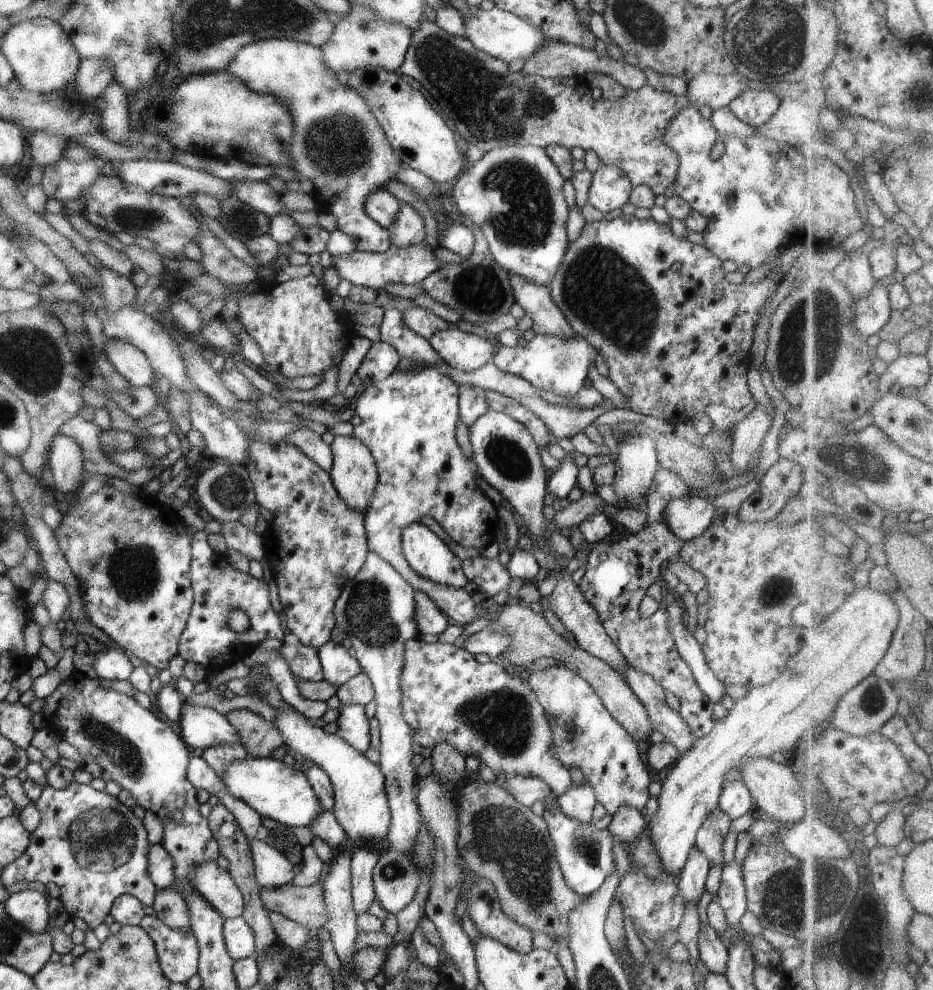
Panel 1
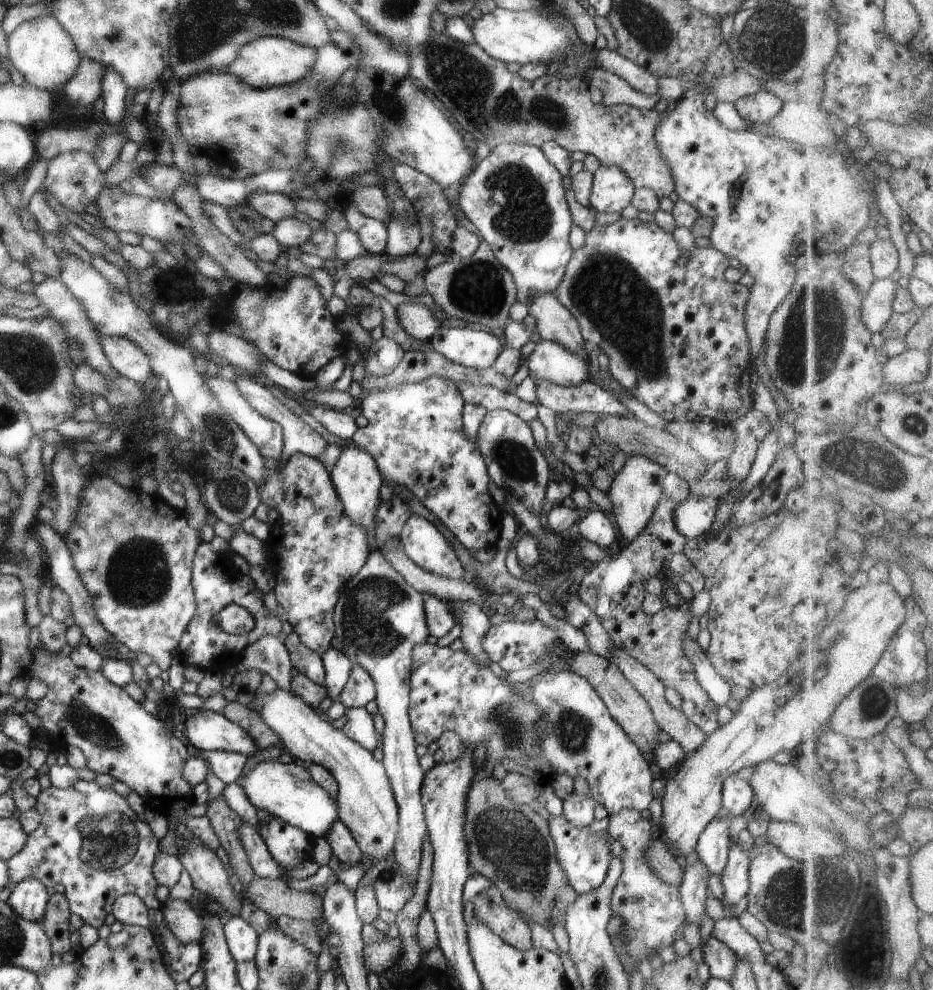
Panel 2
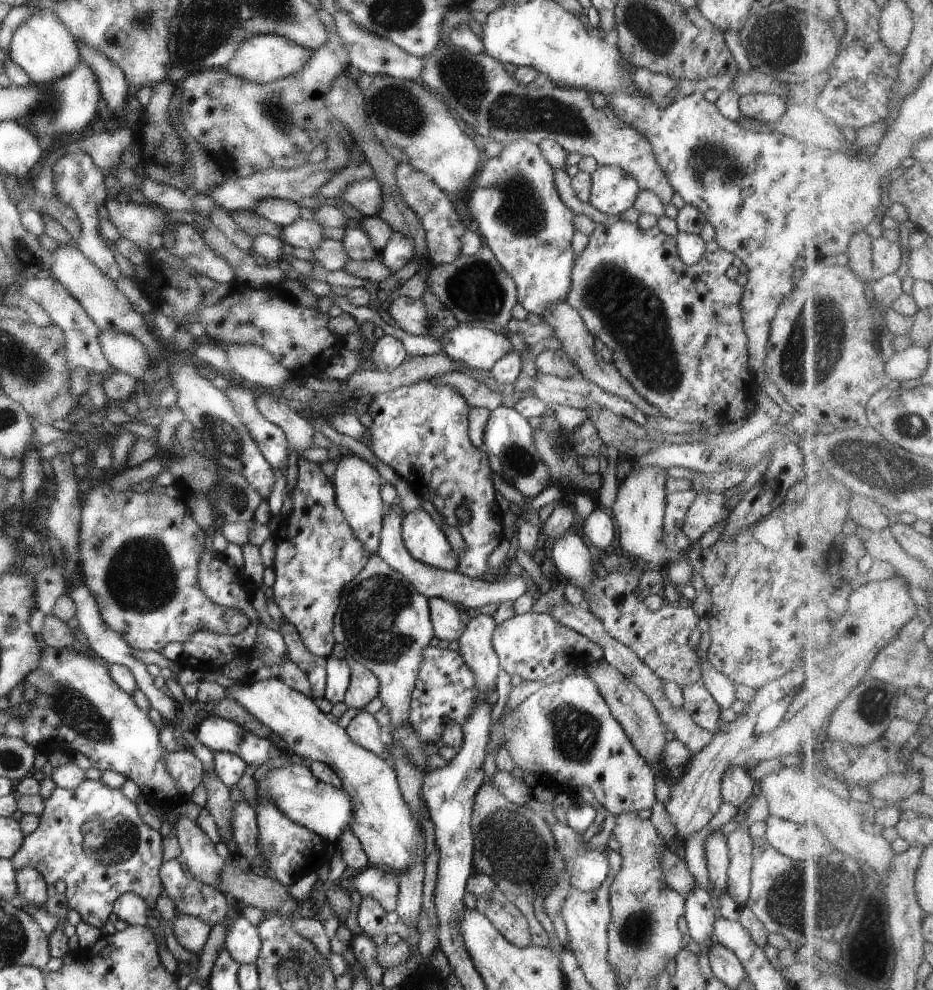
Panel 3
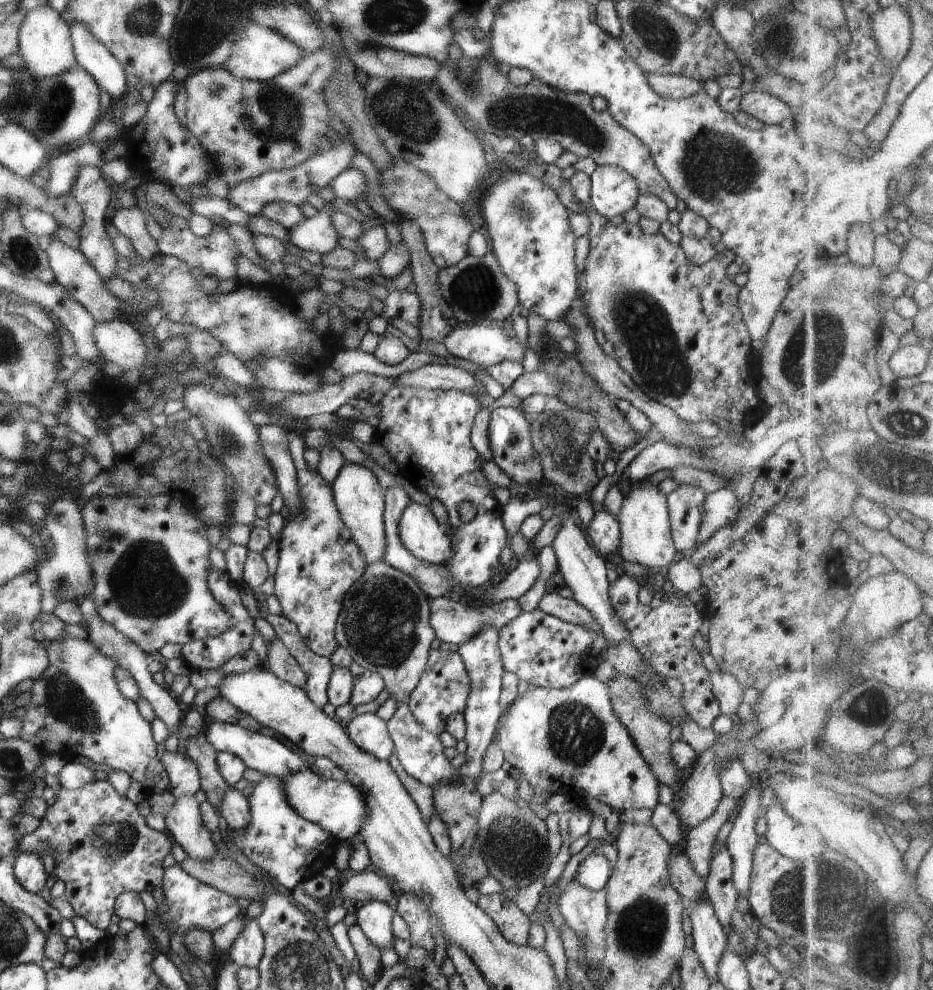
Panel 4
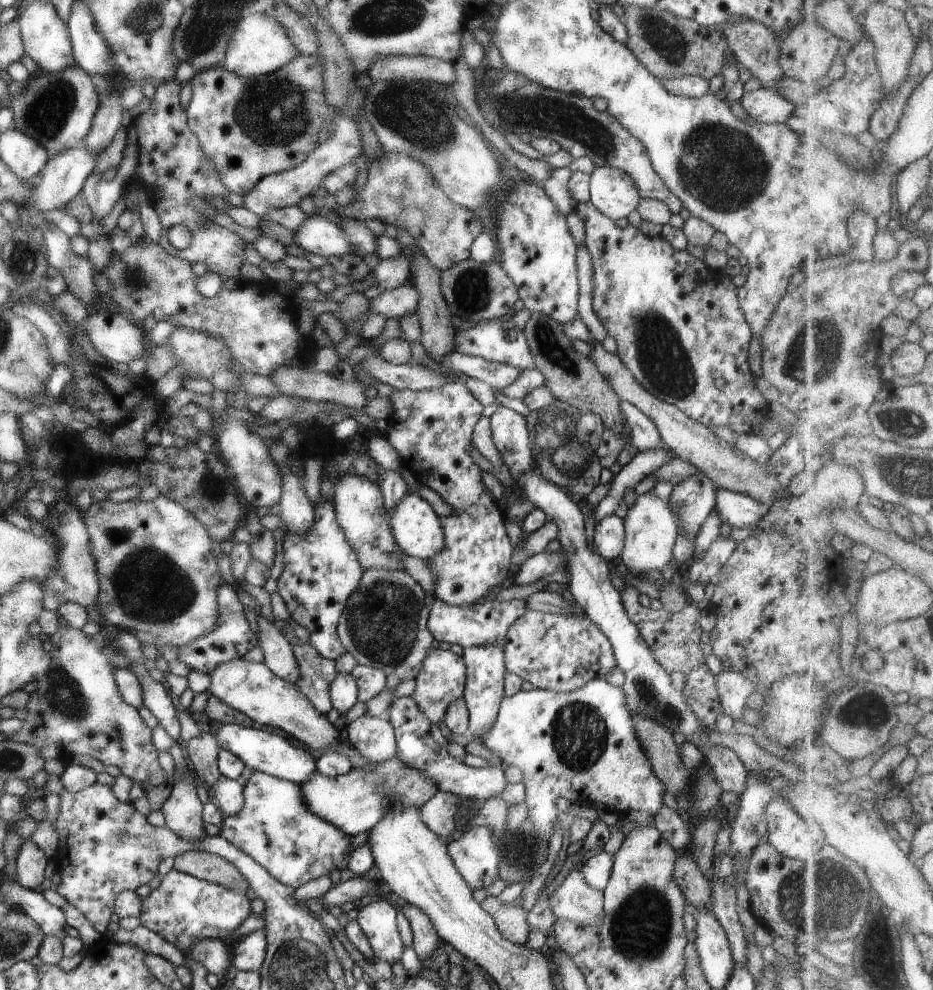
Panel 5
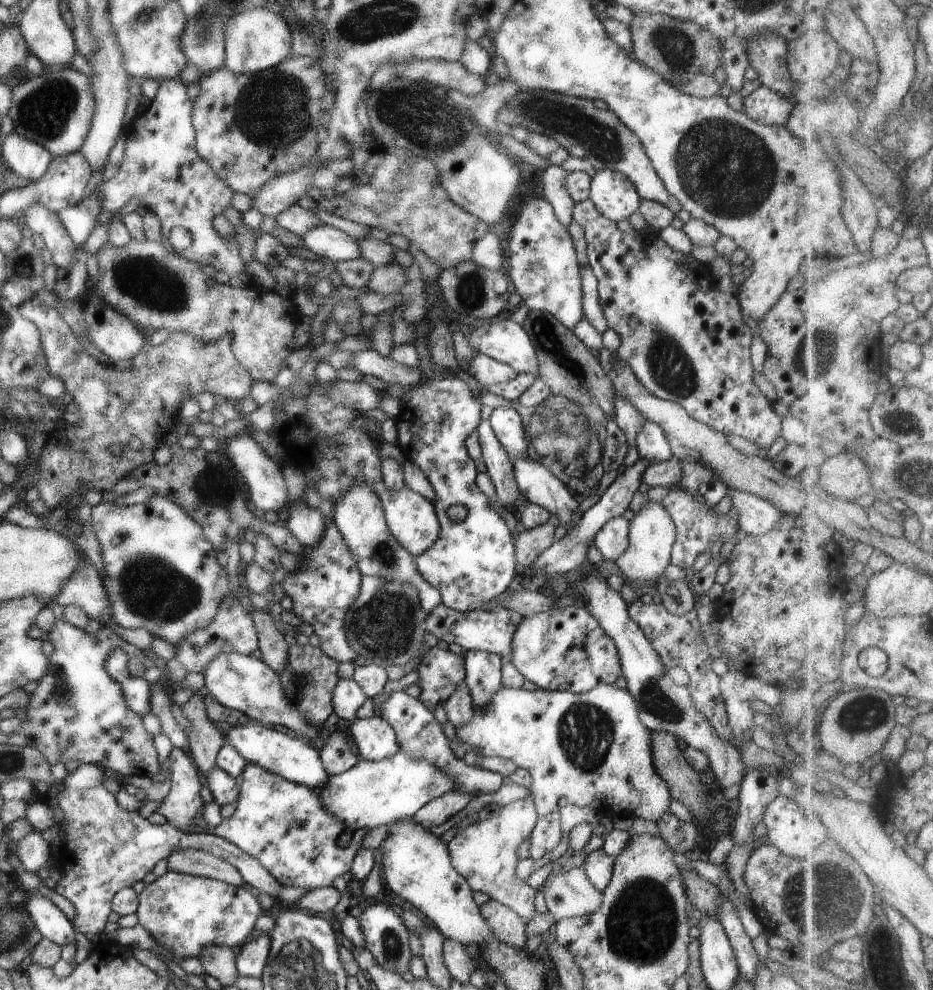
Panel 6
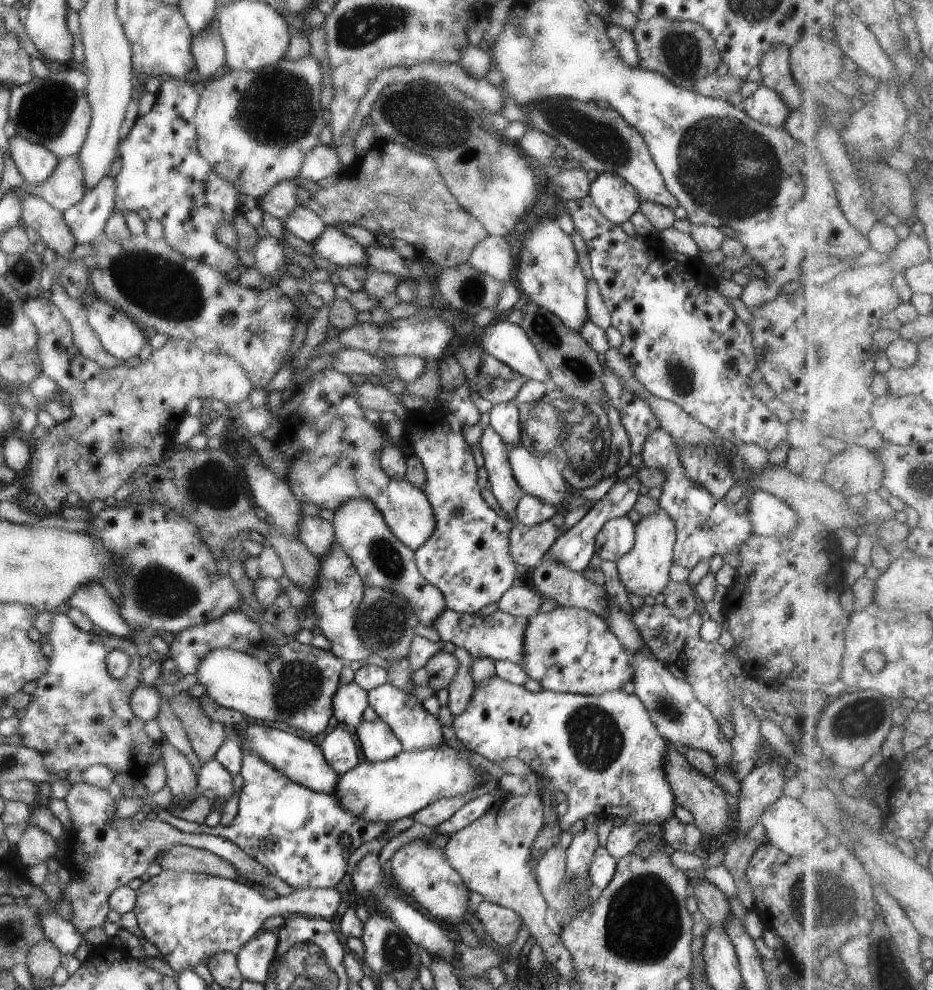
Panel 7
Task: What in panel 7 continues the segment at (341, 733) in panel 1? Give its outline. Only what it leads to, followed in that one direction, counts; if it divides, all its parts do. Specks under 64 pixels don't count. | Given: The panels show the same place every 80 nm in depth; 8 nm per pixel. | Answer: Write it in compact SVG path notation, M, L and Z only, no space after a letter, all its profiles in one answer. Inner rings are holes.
M380 717L374 721L362 721L356 727L356 736L362 748L362 754L366 756L366 760L372 763L383 761L398 756L403 751L403 746L393 730Z

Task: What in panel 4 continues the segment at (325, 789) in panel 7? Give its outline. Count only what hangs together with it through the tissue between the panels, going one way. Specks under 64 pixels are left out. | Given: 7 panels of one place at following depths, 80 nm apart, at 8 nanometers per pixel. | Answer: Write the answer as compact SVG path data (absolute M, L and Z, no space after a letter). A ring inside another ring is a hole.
M212 720L210 724L203 727L201 734L205 734L207 742L210 743L218 753L230 752L238 756L238 758L241 758L247 768L259 770L278 779L309 768L306 760L304 760L296 750L288 748L288 746L279 742L276 738L246 730L234 723Z

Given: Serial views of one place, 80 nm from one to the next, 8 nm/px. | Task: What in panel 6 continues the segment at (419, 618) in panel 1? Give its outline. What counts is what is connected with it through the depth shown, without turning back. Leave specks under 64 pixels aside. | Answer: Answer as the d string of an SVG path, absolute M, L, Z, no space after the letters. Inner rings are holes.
M440 604L425 619L425 629L430 634L434 634L438 640L447 642L448 645L458 644L463 651L490 652L490 654L504 655L504 658L506 656L512 658L512 650L514 650L512 642L514 642L514 634L516 634L516 628L520 626L520 622L523 622L523 617L518 612L512 612L510 608L502 605L492 608L492 610L480 608L462 613Z

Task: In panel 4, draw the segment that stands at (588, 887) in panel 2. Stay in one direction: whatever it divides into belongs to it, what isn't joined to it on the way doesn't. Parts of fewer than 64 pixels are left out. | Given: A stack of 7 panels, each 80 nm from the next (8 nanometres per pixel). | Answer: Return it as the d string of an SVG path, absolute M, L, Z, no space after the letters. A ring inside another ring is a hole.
M591 854L579 864L575 881L589 890L600 891L606 887L612 866L606 856Z

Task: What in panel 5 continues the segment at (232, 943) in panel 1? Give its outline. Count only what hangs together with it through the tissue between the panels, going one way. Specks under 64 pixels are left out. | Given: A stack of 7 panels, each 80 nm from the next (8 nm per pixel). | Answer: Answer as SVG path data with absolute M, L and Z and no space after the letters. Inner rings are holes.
M263 930L243 936L231 945L233 969L244 972L260 972L268 944Z

